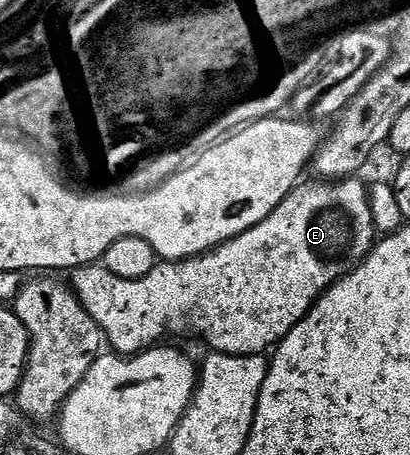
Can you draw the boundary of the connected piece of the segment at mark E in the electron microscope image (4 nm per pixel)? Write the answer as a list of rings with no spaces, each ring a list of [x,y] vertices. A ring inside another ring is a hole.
[[[315,179],[312,182],[312,185],[306,185],[306,183],[296,185],[291,190],[290,195],[265,220],[257,223],[249,231],[229,239],[224,245],[217,246],[216,249],[199,254],[198,257],[189,257],[186,261],[163,261],[162,263],[157,263],[153,267],[153,271],[149,271],[149,275],[145,275],[136,281],[126,281],[120,277],[115,277],[99,263],[85,265],[83,268],[74,270],[70,274],[69,284],[74,289],[75,294],[78,295],[80,303],[83,304],[83,310],[101,327],[106,344],[120,355],[134,355],[143,352],[144,349],[158,346],[162,342],[159,341],[162,337],[167,337],[170,333],[179,333],[182,329],[192,329],[197,336],[204,337],[211,344],[210,348],[217,353],[245,355],[246,357],[258,357],[266,354],[268,351],[274,350],[283,337],[289,335],[289,331],[293,331],[293,327],[297,327],[297,323],[301,323],[301,319],[305,319],[305,315],[311,310],[315,300],[330,285],[336,285],[345,274],[357,269],[362,261],[371,254],[372,249],[377,244],[373,211],[369,211],[369,195],[367,194],[368,186],[366,184],[362,185],[359,179],[344,179],[341,181]]]

